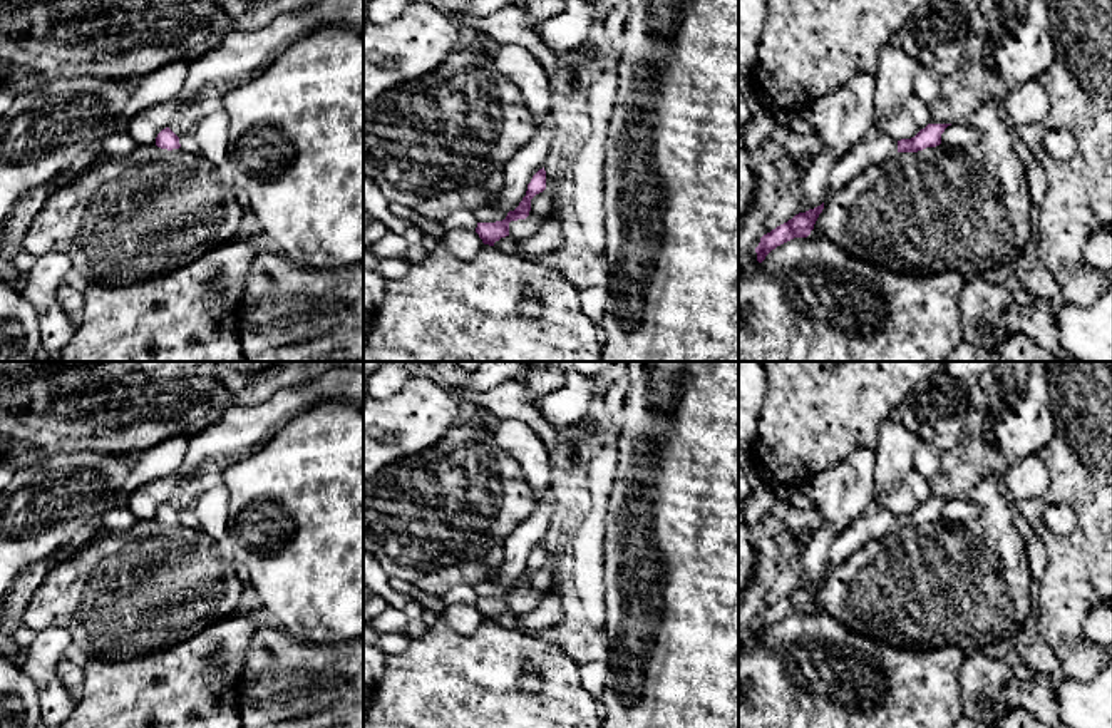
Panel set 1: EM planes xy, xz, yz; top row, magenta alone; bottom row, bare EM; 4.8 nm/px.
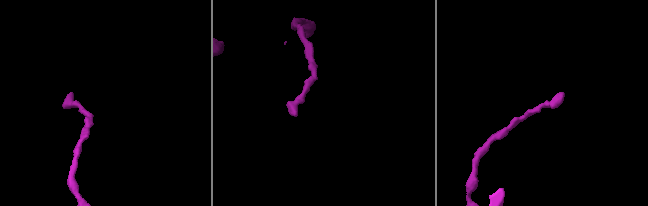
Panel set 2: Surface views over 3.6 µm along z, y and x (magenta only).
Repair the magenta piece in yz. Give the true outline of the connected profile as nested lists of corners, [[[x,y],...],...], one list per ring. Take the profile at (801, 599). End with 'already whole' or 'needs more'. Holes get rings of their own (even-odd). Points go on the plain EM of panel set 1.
[[[824,577],[814,584],[809,584],[806,587],[795,589],[787,597],[777,601],[770,608],[764,609],[760,613],[759,621],[755,623],[757,636],[762,638],[765,631],[775,624],[777,621],[794,614],[794,613],[807,613],[811,606],[814,604],[814,599],[819,592],[819,589],[824,584]]] | already whole

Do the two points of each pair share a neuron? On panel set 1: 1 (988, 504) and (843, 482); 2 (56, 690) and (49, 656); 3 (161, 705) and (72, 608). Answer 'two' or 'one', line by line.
1: two
2: one
3: two

